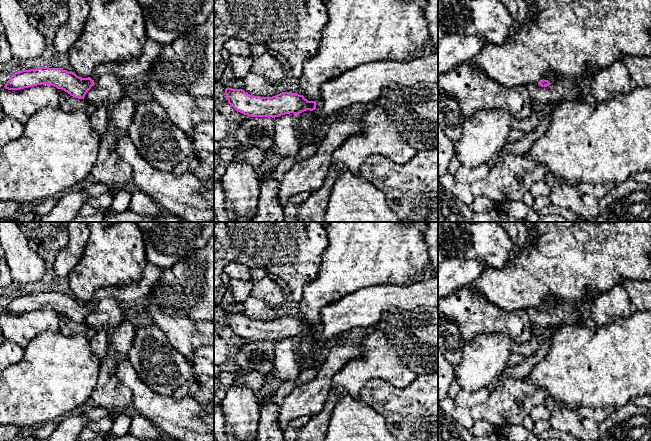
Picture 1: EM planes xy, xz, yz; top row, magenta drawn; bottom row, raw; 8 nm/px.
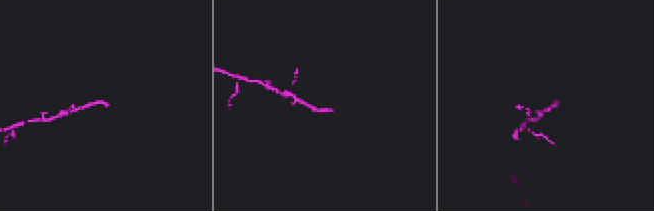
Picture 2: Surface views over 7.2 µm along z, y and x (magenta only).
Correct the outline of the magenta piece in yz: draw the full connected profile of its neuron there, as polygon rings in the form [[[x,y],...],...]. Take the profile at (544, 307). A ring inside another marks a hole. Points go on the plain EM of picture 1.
[[[546,297],[541,301],[541,304],[538,306],[538,308],[542,311],[547,311],[557,303],[558,301],[554,297]]]

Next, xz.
[[[226,312],[228,327],[237,336],[251,341],[279,341],[285,338],[300,338],[310,334],[315,341],[321,339],[323,324],[308,325],[303,319],[282,316],[272,321],[252,320],[242,313]]]

